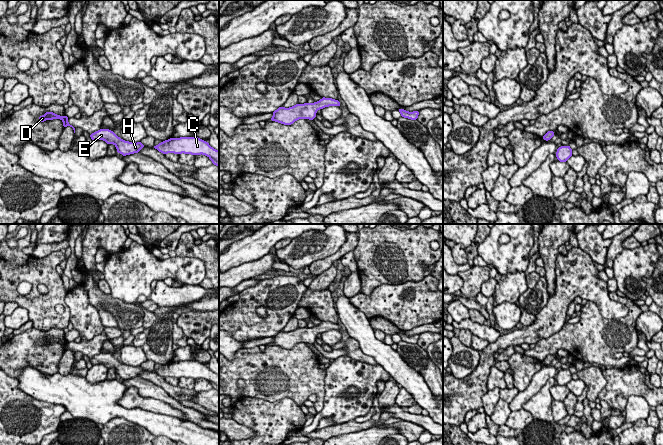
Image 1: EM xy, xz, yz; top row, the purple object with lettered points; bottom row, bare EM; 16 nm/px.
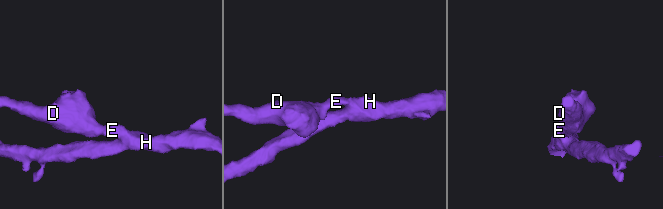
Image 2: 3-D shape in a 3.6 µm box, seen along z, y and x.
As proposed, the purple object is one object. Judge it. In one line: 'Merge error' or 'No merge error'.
No merge error

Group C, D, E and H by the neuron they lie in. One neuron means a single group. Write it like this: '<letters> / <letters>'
C D E H

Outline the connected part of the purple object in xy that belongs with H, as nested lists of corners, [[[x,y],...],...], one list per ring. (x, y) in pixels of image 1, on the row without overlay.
[[[100,353],[93,358],[90,358],[90,361],[93,365],[104,364],[107,368],[114,368],[117,376],[123,380],[138,377],[143,371],[145,371],[141,366],[135,367],[122,364],[109,353]]]

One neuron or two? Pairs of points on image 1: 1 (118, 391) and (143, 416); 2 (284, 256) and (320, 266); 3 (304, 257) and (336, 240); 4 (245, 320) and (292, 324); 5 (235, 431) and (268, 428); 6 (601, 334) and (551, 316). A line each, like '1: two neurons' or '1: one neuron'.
1: one neuron
2: two neurons
3: one neuron
4: two neurons
5: two neurons
6: two neurons

